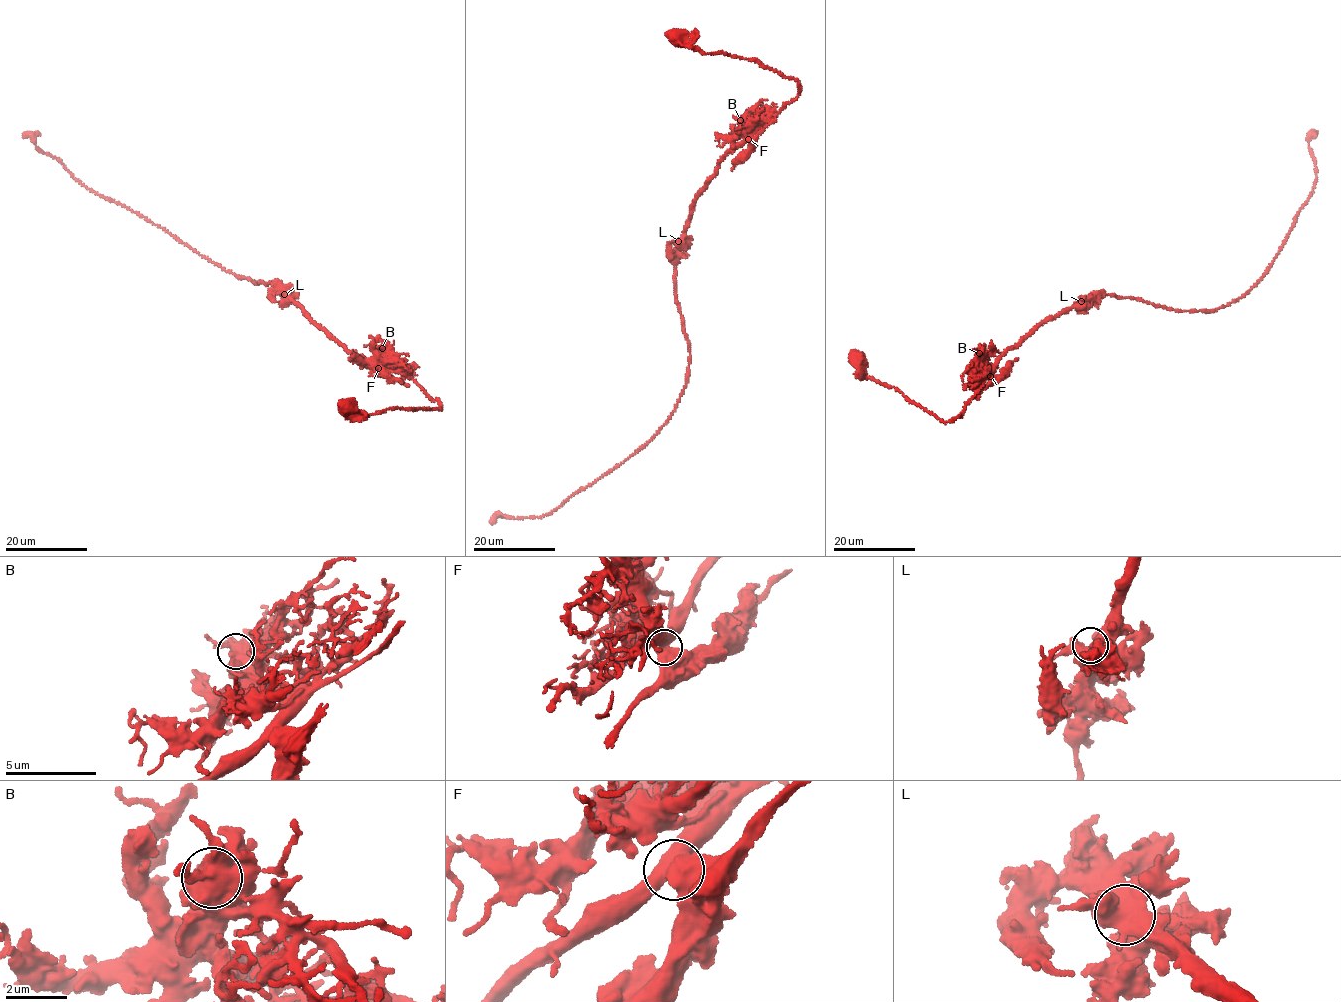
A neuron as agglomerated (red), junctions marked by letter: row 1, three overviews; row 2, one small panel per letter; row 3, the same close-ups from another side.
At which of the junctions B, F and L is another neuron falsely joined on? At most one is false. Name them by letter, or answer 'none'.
F

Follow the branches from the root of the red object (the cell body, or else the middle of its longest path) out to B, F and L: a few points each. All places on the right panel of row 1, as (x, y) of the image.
B: (855, 360), (866, 378), (896, 389), (947, 421), (961, 416), (979, 390), (987, 369), (979, 353)
F: (855, 360), (866, 378), (896, 389), (908, 400), (944, 421), (961, 416), (980, 390), (985, 375), (990, 376)
L: (855, 360), (866, 378), (950, 421), (961, 416), (1007, 349), (1081, 301)

